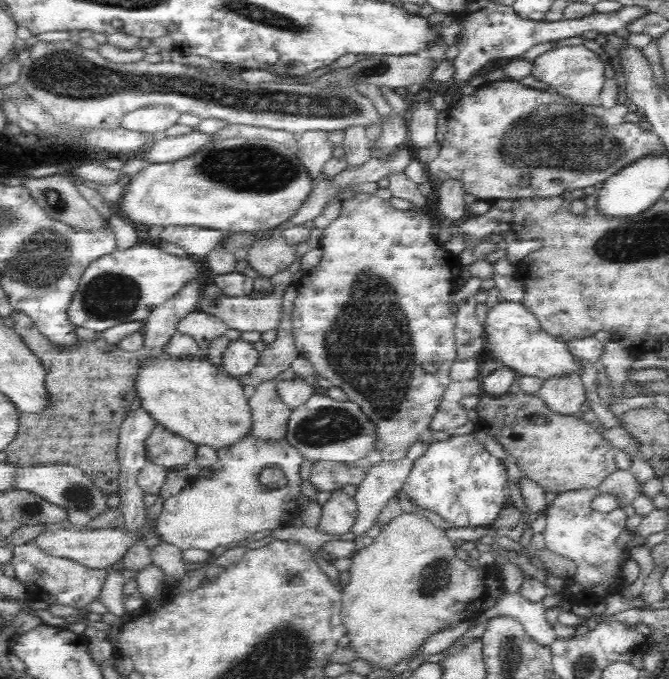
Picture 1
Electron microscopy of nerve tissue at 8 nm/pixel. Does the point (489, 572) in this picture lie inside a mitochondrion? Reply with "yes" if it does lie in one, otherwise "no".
no

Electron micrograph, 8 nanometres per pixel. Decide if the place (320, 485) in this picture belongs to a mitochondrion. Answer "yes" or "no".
no

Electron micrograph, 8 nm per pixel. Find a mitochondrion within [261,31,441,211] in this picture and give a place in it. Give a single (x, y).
(371, 69)

